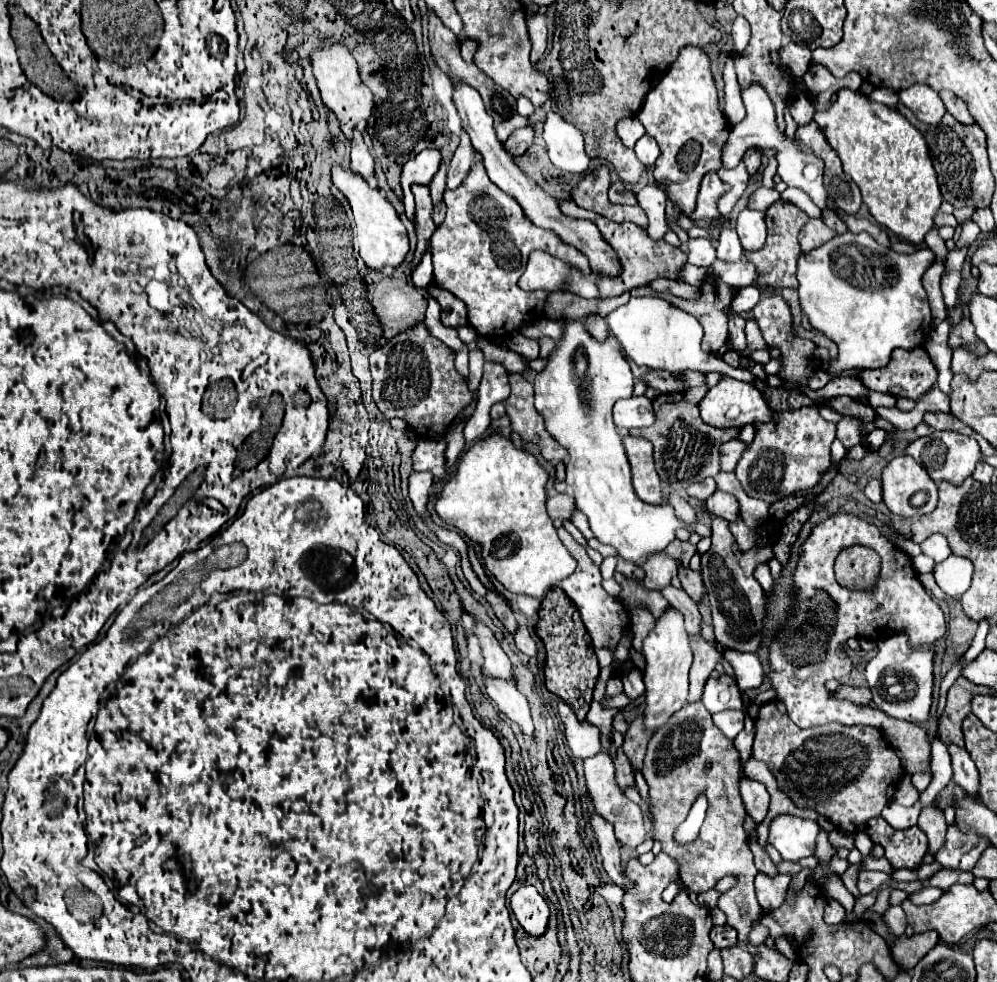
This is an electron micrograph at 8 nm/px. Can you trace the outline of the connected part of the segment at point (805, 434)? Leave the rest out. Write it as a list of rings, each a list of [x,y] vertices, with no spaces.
[[[815,406],[775,412],[769,422],[755,422],[755,438],[745,448],[735,474],[743,490],[751,498],[773,504],[795,492],[809,492],[831,468],[831,444],[835,440],[835,424],[819,416]]]

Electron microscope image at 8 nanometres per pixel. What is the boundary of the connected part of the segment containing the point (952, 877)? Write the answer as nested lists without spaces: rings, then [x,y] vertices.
[[[939,870],[929,878],[931,886],[937,886],[941,890],[949,890],[953,884],[973,884],[971,872],[953,872],[953,870]]]

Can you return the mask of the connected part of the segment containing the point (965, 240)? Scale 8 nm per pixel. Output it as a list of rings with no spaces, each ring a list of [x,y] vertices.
[[[972,220],[966,221],[962,225],[962,228],[963,231],[955,248],[963,248],[963,246],[967,246],[967,248],[969,248],[971,242],[973,242],[981,232],[979,226]]]

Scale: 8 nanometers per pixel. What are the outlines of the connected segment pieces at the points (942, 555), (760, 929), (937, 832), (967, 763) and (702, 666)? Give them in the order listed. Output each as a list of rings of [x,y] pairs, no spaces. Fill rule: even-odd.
[[[933,534],[927,540],[923,540],[921,542],[921,552],[925,556],[933,558],[935,562],[941,562],[941,560],[945,560],[951,554],[949,544],[947,544],[947,538],[943,534]]]
[[[755,924],[747,936],[747,940],[753,944],[753,946],[759,946],[765,942],[765,938],[769,936],[769,930],[763,926],[763,924]]]
[[[925,806],[919,814],[919,822],[917,826],[927,834],[929,838],[929,848],[935,854],[945,840],[945,832],[947,832],[947,824],[945,824],[945,816],[941,812],[939,806]]]
[[[949,744],[949,754],[951,754],[951,764],[953,764],[953,780],[955,784],[963,786],[969,794],[975,794],[977,790],[977,770],[975,764],[965,748],[959,748],[957,744]]]
[[[689,636],[689,644],[693,650],[693,666],[691,666],[691,686],[689,686],[689,702],[697,702],[703,694],[703,682],[707,680],[707,676],[713,672],[717,662],[723,662],[723,654],[719,650],[715,650],[709,642],[705,642],[701,636],[693,638]]]

